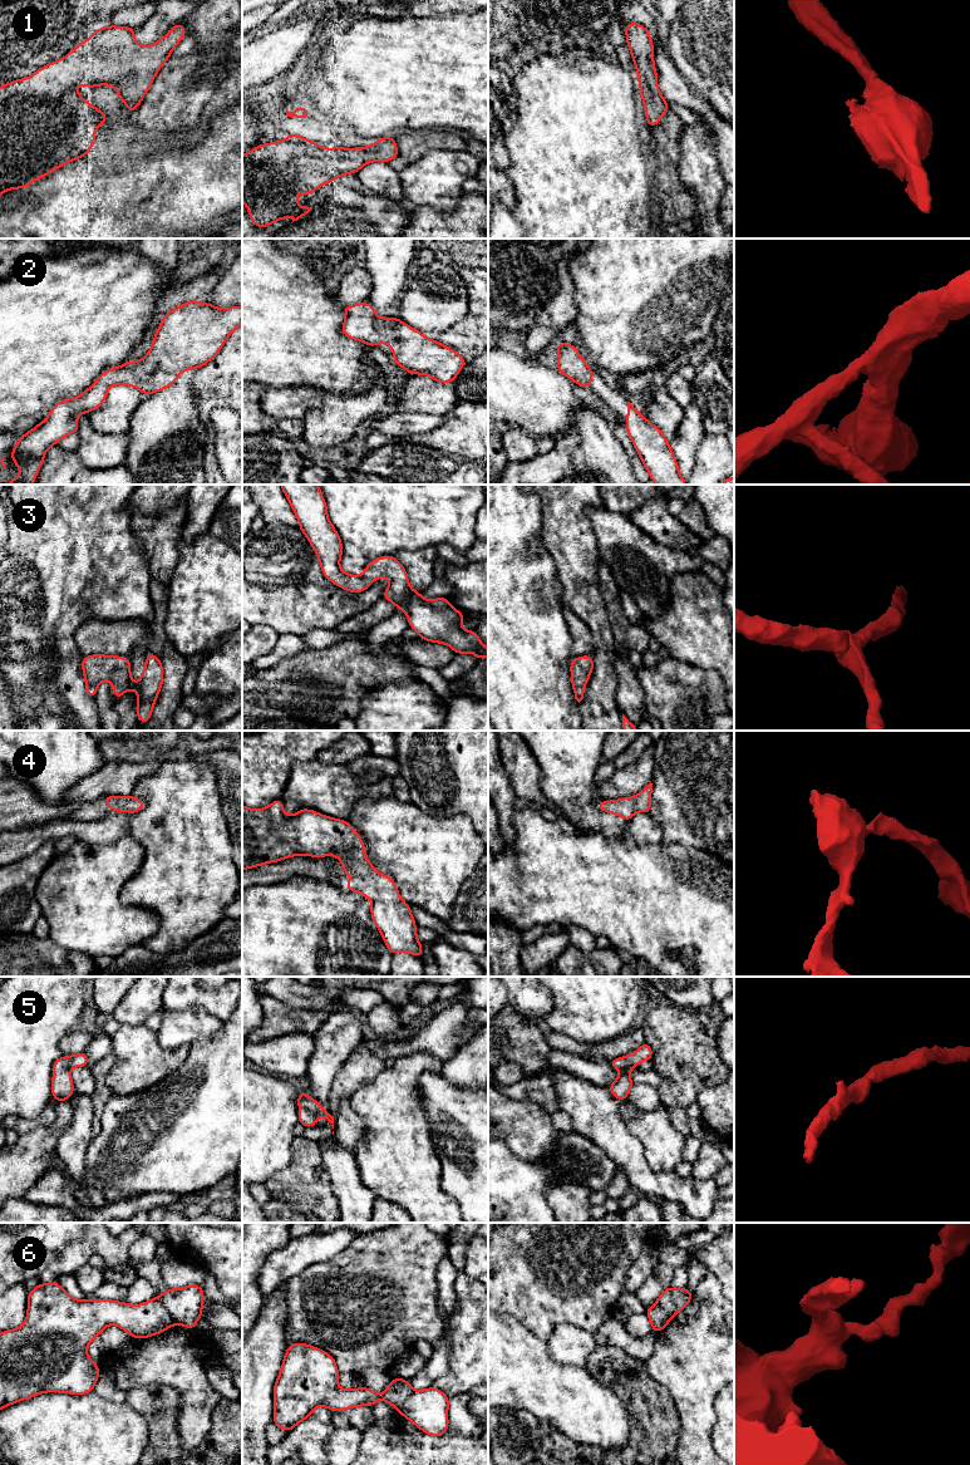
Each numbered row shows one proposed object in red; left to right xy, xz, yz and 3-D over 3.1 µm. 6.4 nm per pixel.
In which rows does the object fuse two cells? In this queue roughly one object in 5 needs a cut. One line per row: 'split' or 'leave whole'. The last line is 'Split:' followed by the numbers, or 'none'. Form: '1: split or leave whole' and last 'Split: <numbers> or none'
1: leave whole
2: leave whole
3: leave whole
4: leave whole
5: leave whole
6: split
Split: 6

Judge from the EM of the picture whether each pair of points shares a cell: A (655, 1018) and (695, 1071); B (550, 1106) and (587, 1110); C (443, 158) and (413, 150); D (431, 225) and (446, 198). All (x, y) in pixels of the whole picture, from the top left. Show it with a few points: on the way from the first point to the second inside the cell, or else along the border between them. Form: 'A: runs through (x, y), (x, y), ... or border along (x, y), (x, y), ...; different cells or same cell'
A: runs through (668, 1031), (685, 1048), (688, 1058); same cell
B: border along (550, 1078), (559, 1109); different cells
C: border along (454, 150), (428, 150), (409, 163); different cells
D: border along (438, 209), (443, 211), (451, 210); different cells

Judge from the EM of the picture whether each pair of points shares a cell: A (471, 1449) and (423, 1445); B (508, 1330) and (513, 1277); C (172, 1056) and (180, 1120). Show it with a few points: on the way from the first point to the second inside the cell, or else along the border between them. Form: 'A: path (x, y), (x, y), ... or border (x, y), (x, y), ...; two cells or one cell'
A: path (459, 1449), (434, 1449); one cell
B: border (501, 1313), (511, 1313), (533, 1332); two cells
C: border (190, 1046), (187, 1057), (173, 1071), (148, 1087); two cells

